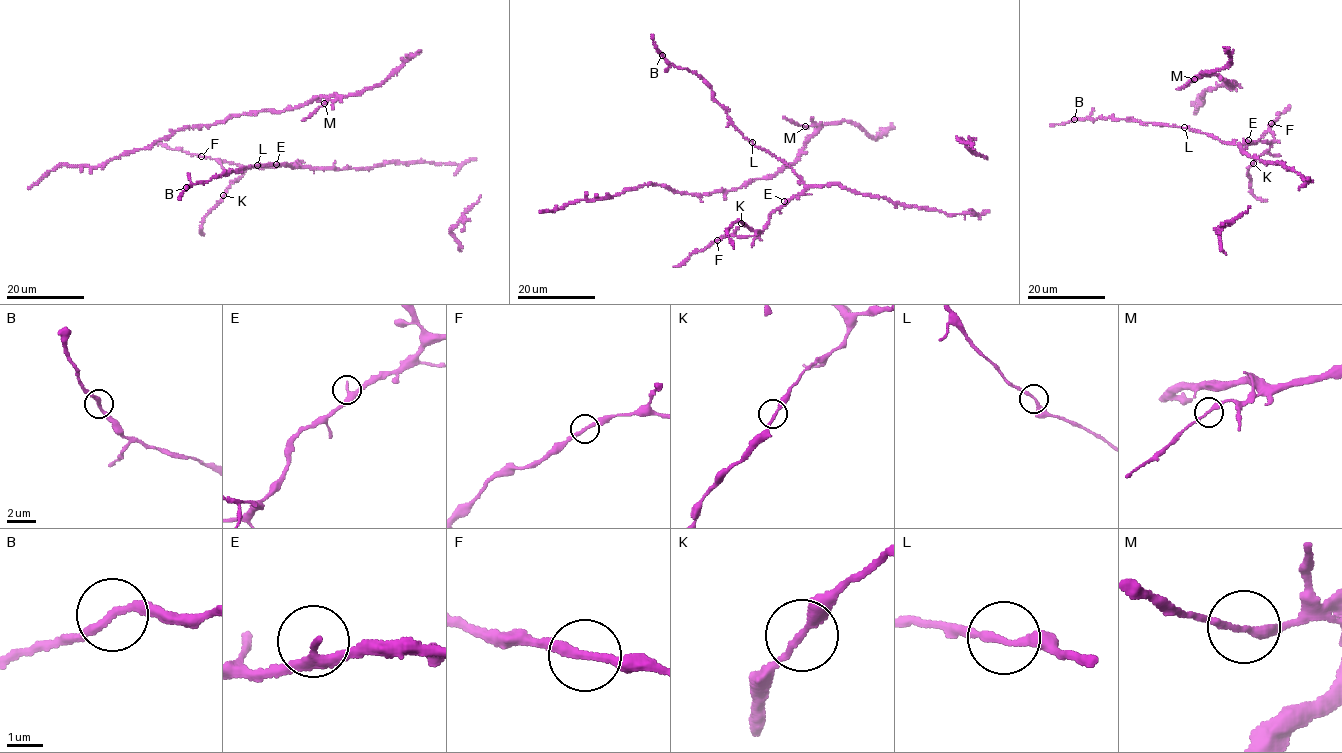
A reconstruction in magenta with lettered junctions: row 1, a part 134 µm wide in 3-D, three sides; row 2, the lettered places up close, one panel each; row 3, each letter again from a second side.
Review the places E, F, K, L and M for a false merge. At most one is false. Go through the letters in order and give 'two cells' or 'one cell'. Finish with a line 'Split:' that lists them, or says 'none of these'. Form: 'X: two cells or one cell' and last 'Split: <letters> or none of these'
E: one cell
F: one cell
K: one cell
L: one cell
M: one cell
Split: none of these

